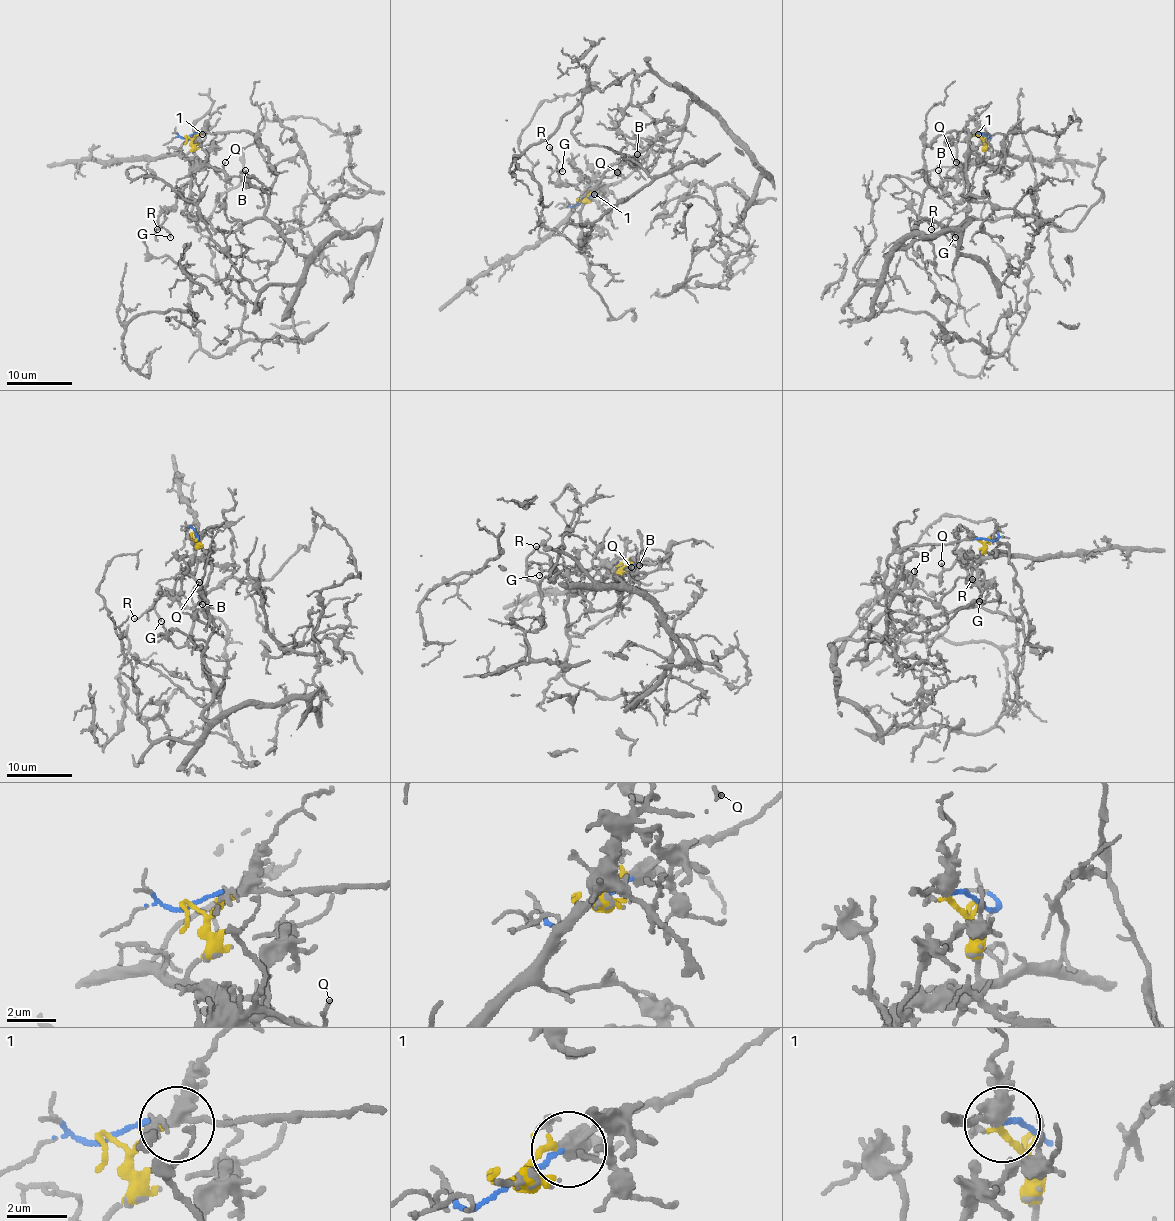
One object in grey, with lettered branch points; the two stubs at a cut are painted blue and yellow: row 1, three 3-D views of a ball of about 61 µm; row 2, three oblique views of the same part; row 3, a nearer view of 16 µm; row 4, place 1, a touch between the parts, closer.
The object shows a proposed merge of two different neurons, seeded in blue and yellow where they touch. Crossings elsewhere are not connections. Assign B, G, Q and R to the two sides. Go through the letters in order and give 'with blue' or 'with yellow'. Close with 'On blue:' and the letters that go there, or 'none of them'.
B: with blue
G: with yellow
Q: with yellow
R: with yellow
On blue: B

